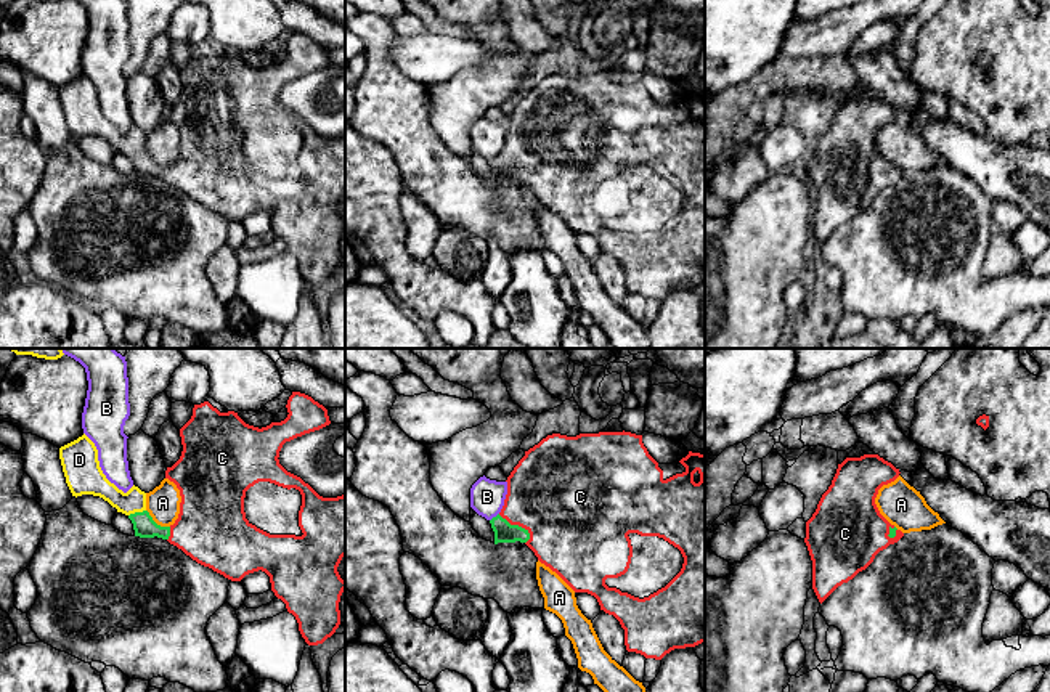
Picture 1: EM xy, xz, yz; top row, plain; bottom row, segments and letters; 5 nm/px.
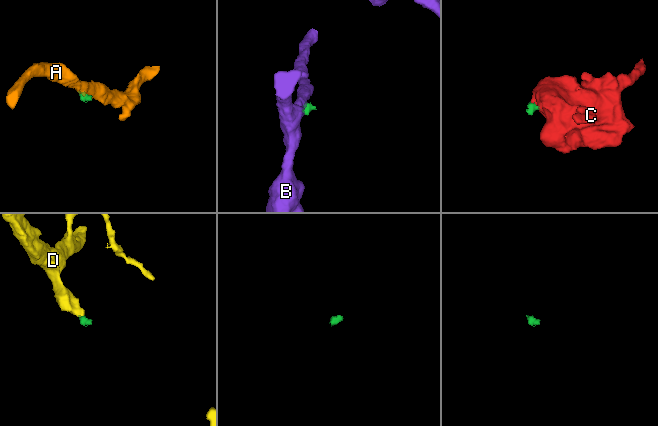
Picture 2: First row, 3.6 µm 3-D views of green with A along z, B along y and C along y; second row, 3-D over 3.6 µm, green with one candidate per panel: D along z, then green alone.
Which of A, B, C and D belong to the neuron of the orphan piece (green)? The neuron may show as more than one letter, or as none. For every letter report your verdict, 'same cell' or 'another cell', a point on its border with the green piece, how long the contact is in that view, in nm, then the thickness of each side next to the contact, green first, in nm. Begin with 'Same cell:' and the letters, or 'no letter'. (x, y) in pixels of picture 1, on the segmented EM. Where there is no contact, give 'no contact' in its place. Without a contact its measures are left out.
Same cell: C, D
A: another cell; meets green in xy at (154, 522); contact 150 nm long; 110 nm thick on the green side, 170 nm on the other
B: another cell; meets green in xz at (493, 517); contact 60 nm long; 100 nm thick on the green side, 180 nm on the other
C: same cell; meets green in xz at (516, 525); contact 200 nm long; 100 nm thick on the green side, 460 nm on the other
D: same cell; meets green in xy at (137, 512); contact 90 nm long; 110 nm thick on the green side, 120 nm on the other

